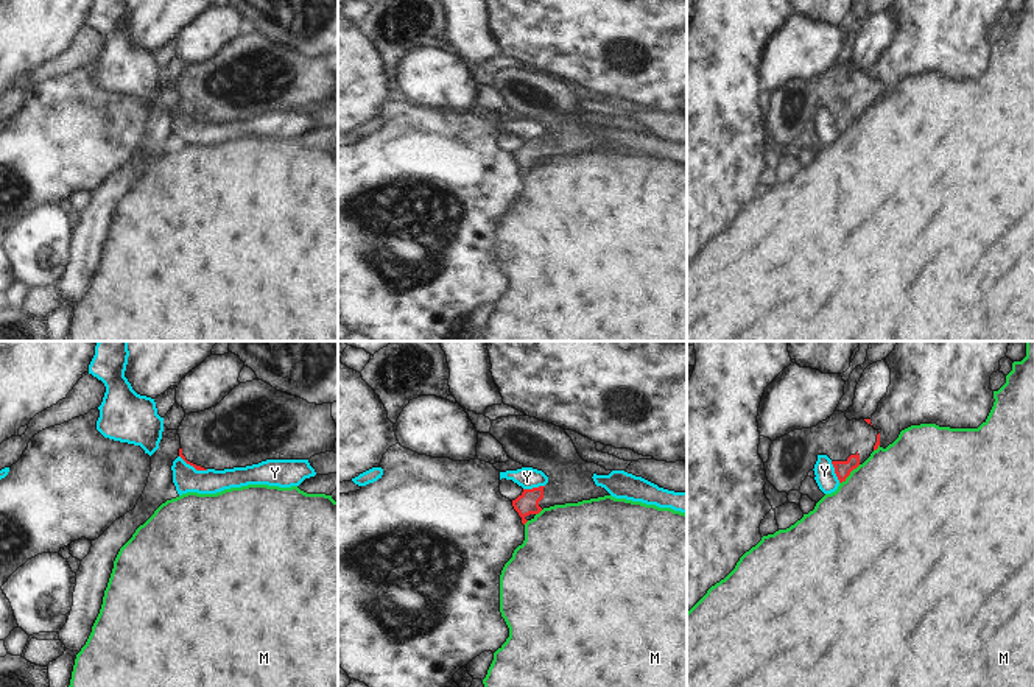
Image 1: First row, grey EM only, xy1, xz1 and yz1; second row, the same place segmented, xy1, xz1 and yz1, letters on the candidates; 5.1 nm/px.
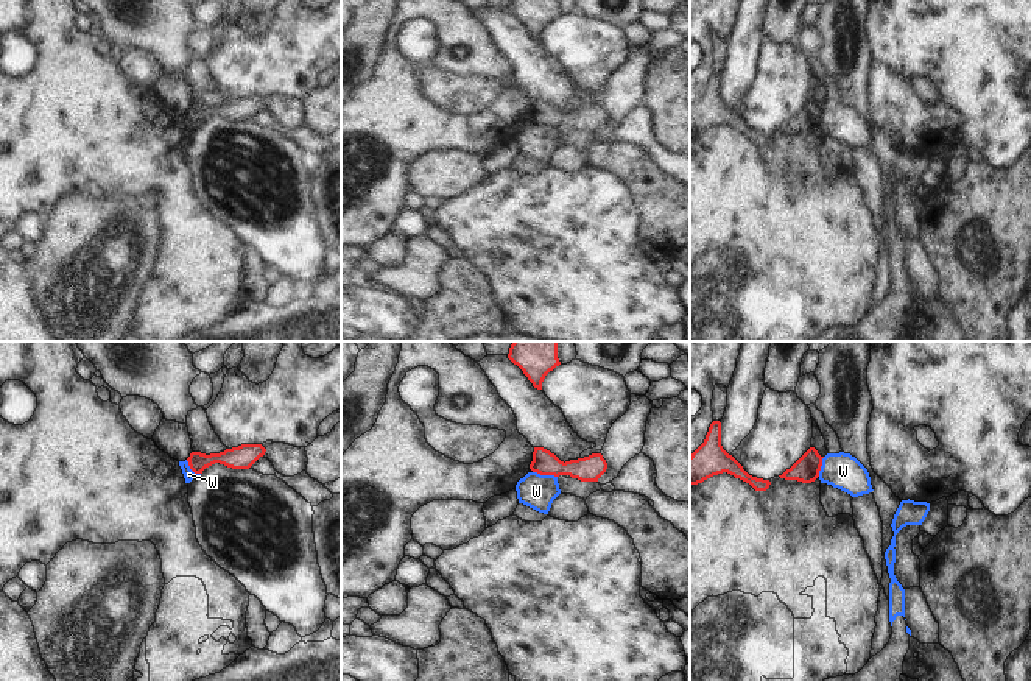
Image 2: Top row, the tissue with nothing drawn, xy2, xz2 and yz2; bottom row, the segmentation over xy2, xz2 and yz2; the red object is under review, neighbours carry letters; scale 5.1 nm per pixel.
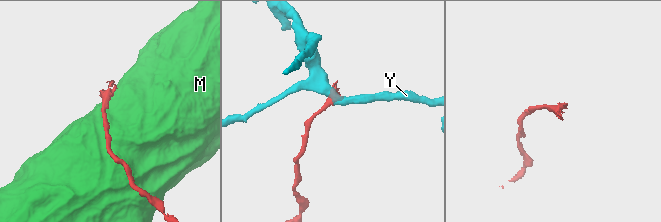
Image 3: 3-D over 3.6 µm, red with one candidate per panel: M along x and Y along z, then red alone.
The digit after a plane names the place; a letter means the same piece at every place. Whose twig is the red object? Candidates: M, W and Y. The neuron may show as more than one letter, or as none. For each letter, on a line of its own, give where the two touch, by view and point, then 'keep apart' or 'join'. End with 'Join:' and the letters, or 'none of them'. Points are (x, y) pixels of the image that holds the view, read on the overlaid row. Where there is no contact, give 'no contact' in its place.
M: yz1 (849, 474) | keep apart
W: xz2 (545, 474) | keep apart
Y: xz1 (533, 488) | keep apart
Join: none of them

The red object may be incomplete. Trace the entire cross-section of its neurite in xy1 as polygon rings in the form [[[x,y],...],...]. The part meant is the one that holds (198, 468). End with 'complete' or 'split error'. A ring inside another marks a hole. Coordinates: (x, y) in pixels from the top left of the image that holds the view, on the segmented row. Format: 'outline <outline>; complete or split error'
outline [[[257,379],[240,383],[215,407],[185,414],[178,435],[187,464],[224,470],[333,452],[338,425],[332,403],[308,403]]]; split error

